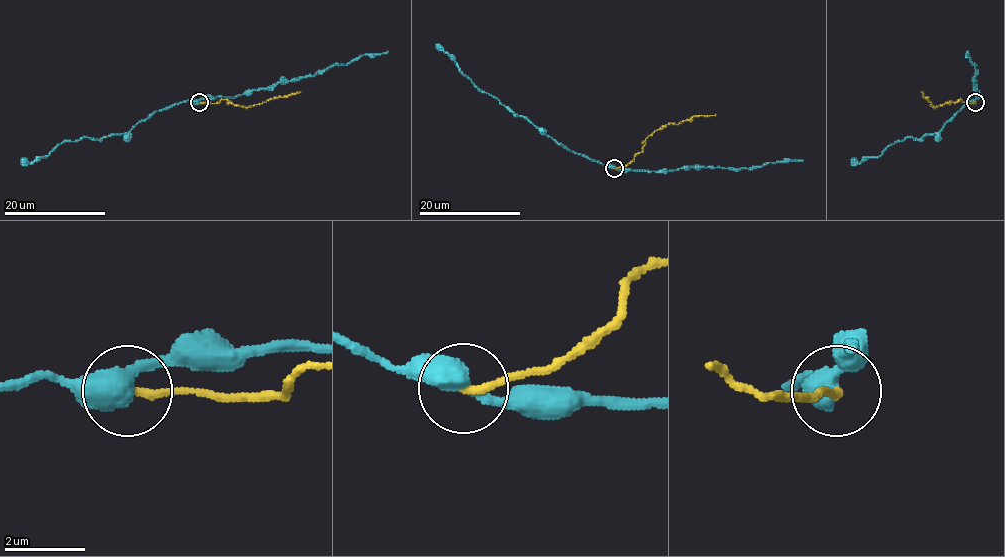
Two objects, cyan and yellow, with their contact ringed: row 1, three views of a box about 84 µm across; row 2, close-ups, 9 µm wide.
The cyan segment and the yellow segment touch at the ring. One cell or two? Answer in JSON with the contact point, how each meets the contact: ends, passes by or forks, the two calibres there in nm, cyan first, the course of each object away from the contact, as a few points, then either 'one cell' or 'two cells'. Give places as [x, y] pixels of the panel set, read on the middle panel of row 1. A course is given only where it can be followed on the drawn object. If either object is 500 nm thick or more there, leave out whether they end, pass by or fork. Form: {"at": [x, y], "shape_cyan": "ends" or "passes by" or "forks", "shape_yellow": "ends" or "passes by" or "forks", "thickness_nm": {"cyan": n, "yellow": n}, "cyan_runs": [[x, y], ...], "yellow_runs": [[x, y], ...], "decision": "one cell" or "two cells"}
{"at": [614, 168], "shape_cyan": "passes by", "shape_yellow": "ends", "thickness_nm": {"cyan": 480, "yellow": 200}, "cyan_runs": [[614, 169], [574, 153], [514, 114], [479, 88], [436, 44]], "yellow_runs": [[614, 169], [626, 166], [643, 149], [647, 138], [667, 124], [715, 114]], "decision": "two cells"}

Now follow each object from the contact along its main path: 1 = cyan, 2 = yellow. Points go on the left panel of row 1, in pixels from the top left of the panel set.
1: (199, 102), (185, 101), (159, 109), (124, 134), (64, 141), (46, 156), (37, 156), (31, 163), (21, 162)
2: (199, 102), (225, 99), (247, 107), (300, 92)

